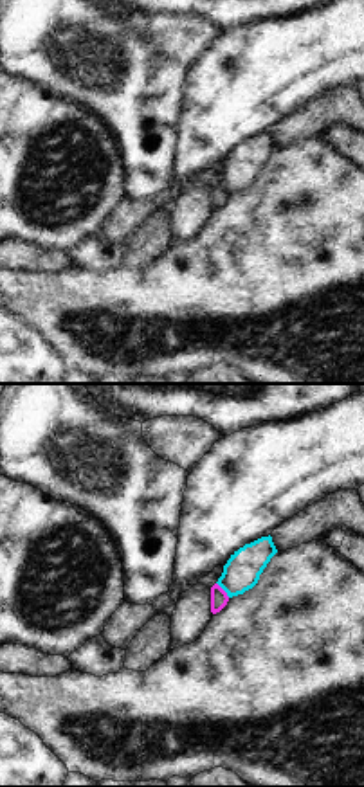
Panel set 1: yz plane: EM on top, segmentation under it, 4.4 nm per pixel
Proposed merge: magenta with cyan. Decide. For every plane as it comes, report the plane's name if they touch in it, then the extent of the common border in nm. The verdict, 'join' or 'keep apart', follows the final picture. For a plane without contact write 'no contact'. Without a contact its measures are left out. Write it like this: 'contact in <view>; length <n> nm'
contact in yz; length 90 nm

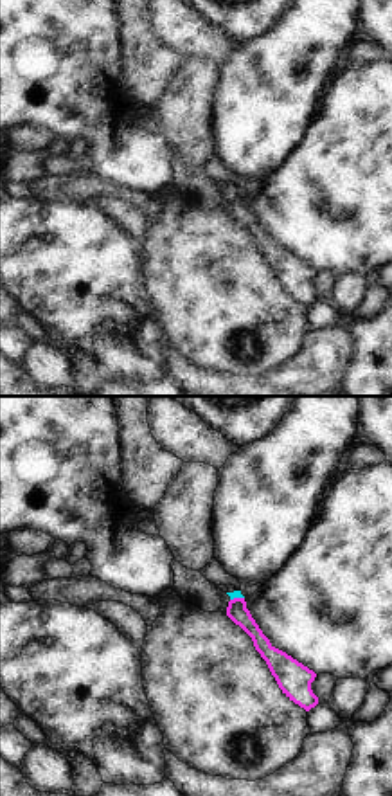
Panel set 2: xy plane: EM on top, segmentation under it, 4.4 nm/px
contact in xy; length 70 nm

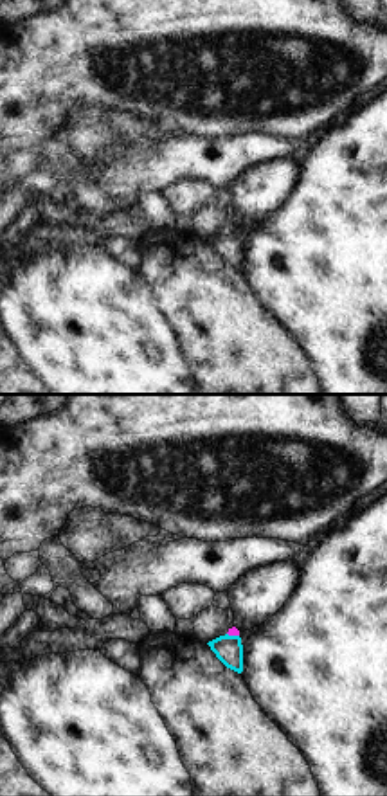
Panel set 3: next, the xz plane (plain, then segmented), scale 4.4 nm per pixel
contact in xz; length 60 nm

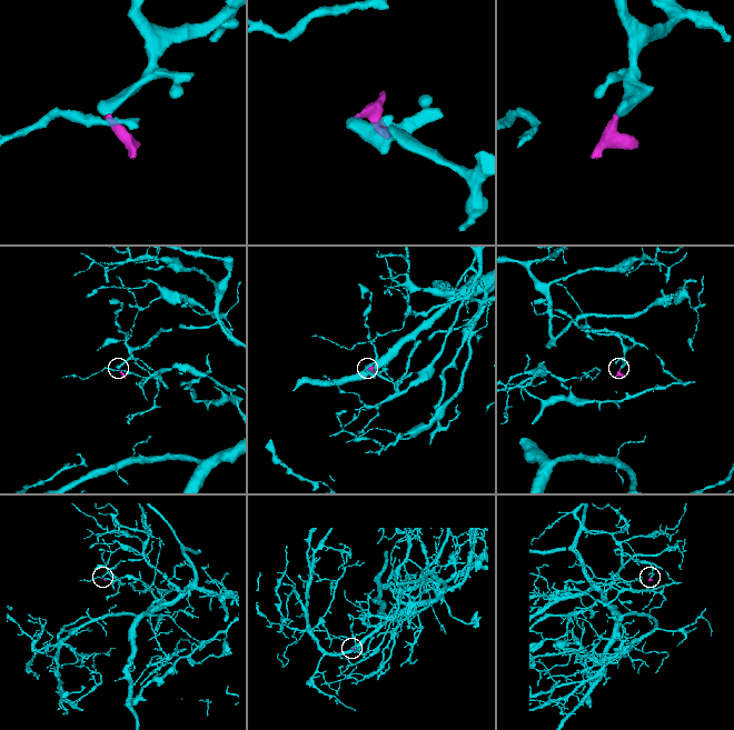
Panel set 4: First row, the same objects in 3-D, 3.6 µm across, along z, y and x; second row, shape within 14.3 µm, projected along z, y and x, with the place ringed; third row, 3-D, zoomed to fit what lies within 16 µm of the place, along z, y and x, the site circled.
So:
keep apart

